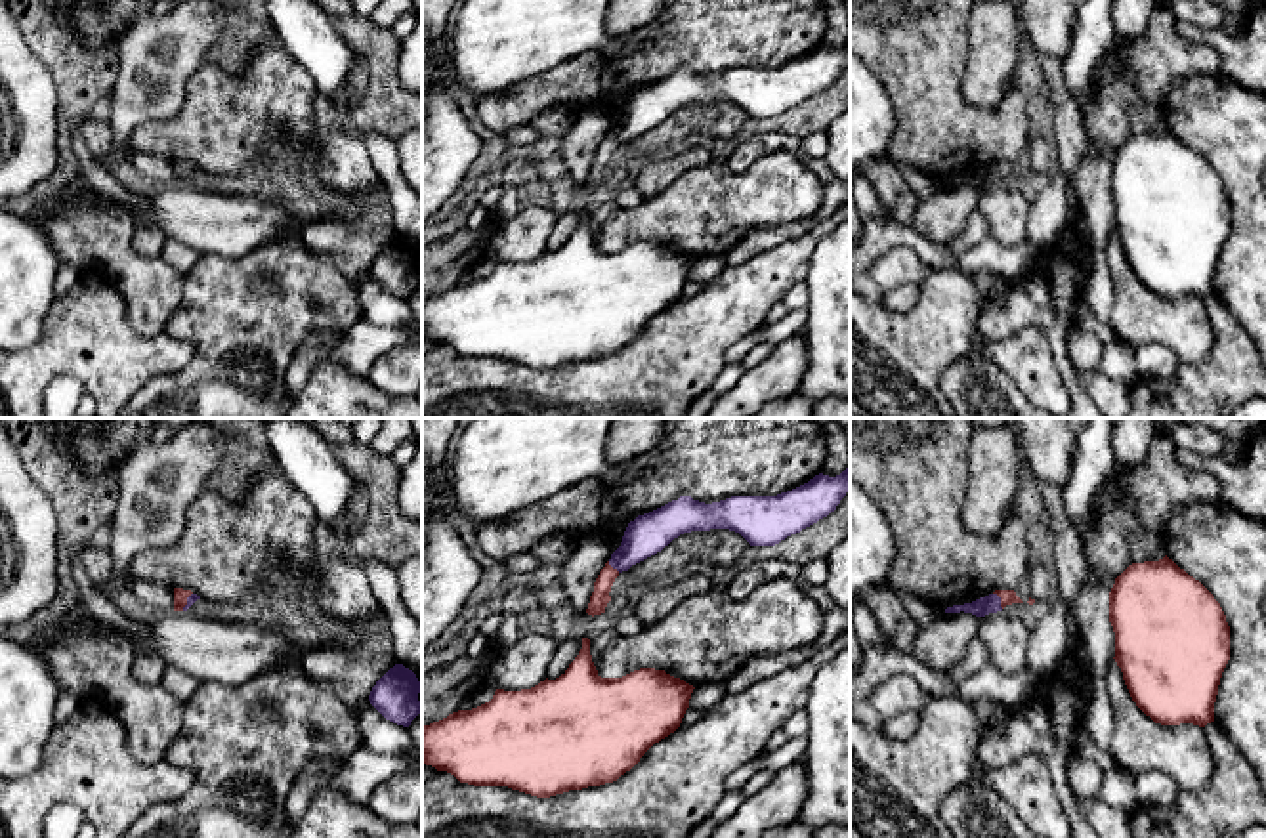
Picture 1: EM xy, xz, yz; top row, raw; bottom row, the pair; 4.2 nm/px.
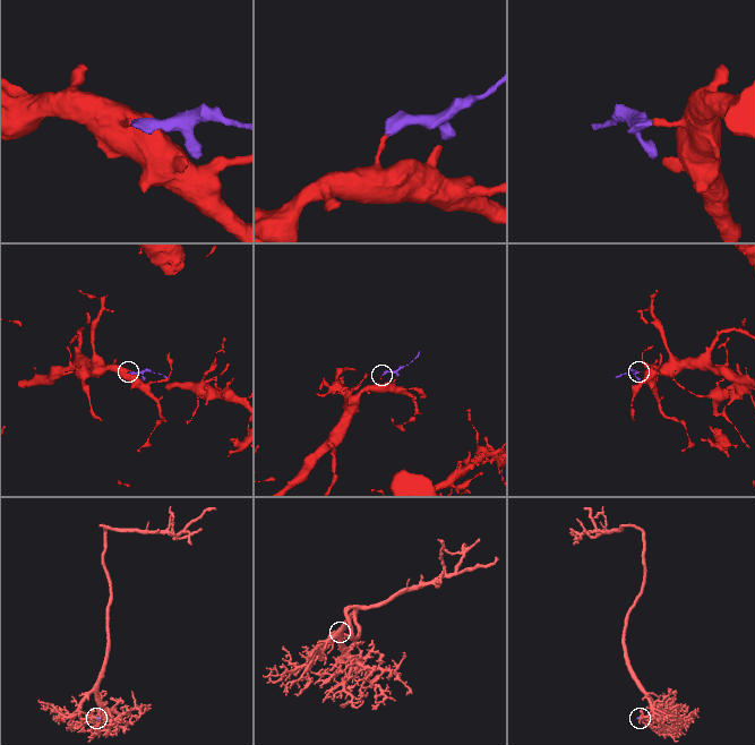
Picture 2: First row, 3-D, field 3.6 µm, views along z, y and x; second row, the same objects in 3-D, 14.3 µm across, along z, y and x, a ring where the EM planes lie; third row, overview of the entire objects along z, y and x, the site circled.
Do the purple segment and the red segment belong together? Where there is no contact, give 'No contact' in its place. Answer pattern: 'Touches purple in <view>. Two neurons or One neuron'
Touches purple in yz. One neuron

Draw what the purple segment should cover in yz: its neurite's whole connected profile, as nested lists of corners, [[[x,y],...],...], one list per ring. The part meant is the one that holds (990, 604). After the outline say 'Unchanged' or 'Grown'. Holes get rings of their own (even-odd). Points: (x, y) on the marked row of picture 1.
[[[995,590],[993,594],[980,597],[972,603],[947,607],[945,613],[972,613],[976,617],[985,617],[989,613],[1002,611],[1006,605],[1023,603],[1014,590]]]. Grown

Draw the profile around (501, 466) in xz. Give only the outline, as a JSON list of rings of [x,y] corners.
[[[474,418],[462,431],[449,462],[454,515],[466,515],[477,527],[502,521],[584,479],[603,479],[611,468],[605,458],[613,418]]]

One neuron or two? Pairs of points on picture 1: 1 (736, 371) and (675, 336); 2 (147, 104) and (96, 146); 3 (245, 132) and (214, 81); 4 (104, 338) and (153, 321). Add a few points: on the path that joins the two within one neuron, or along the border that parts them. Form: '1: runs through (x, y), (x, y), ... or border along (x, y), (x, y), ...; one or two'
1: border along (724, 363), (707, 390); two
2: border along (107, 125), (111, 132), (109, 157); two
3: runs through (232, 119), (214, 94); one
4: border along (115, 287), (134, 331), (146, 336), (163, 333); two

